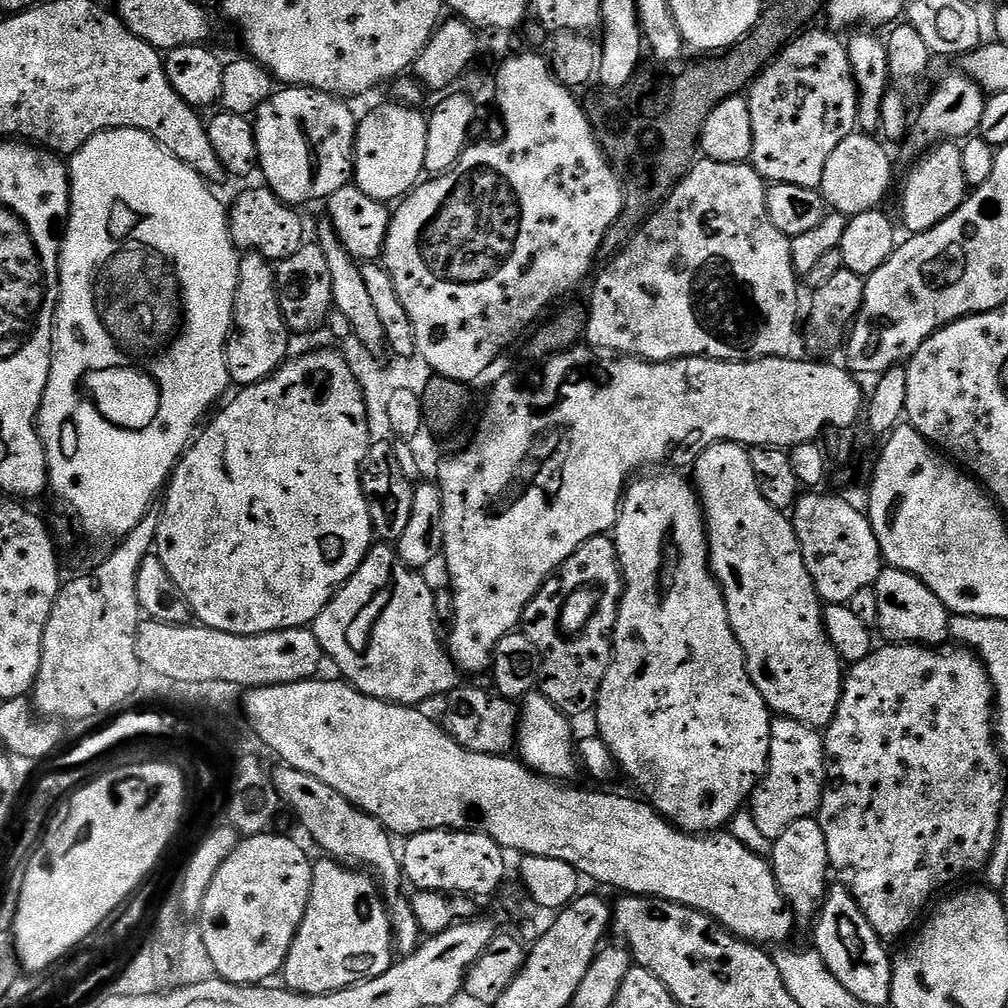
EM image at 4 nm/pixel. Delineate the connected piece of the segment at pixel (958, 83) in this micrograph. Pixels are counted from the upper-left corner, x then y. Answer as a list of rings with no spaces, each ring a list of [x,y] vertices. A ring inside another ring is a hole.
[[[957,74],[946,77],[937,88],[935,85],[931,89],[928,100],[915,117],[906,137],[909,150],[916,152],[915,154],[923,154],[941,142],[960,142],[979,133],[985,99],[984,89],[969,76]]]

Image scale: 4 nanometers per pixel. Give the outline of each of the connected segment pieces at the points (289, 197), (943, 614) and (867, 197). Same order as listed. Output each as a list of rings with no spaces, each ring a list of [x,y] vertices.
[[[284,86],[273,91],[271,98],[254,113],[260,159],[258,172],[264,175],[263,183],[266,187],[284,204],[301,206],[312,204],[315,200],[324,202],[347,184],[353,183],[358,116],[344,104],[347,103],[341,97],[332,96],[329,92]]]
[[[888,566],[881,571],[874,587],[878,598],[876,628],[879,635],[881,632],[885,636],[885,641],[893,644],[940,646],[949,639],[948,607],[914,574]]]
[[[857,130],[842,142],[838,142],[834,154],[830,154],[826,170],[822,170],[822,182],[818,191],[831,211],[841,212],[851,218],[863,212],[877,211],[883,205],[880,203],[892,184],[892,160],[883,148],[885,145],[876,139],[875,135]]]

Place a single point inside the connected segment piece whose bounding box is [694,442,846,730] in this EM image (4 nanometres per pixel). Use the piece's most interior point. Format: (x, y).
(776, 614)

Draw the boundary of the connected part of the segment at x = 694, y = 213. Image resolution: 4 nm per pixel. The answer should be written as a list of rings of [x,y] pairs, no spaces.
[[[707,158],[697,159],[696,163],[692,165],[680,185],[677,186],[672,195],[652,213],[651,216],[645,220],[644,224],[631,240],[607,261],[608,264],[600,272],[600,277],[596,280],[596,285],[592,288],[592,305],[587,305],[586,311],[588,313],[588,326],[586,329],[586,340],[593,349],[603,350],[608,354],[619,354],[621,356],[630,356],[638,360],[650,360],[653,362],[663,362],[666,360],[684,360],[688,356],[707,356],[710,360],[761,360],[762,358],[774,358],[775,356],[793,355],[792,347],[796,344],[796,315],[800,312],[800,288],[798,277],[796,275],[796,267],[792,264],[792,242],[789,236],[782,234],[782,230],[778,230],[778,226],[774,226],[774,222],[770,222],[770,214],[766,214],[766,194],[768,189],[764,177],[757,174],[756,169],[752,167],[751,163],[745,162],[743,164],[727,164],[726,162],[714,162]]]

